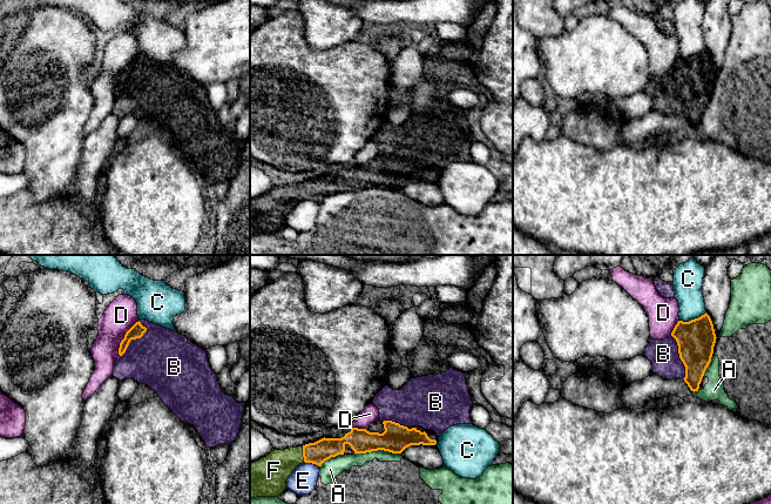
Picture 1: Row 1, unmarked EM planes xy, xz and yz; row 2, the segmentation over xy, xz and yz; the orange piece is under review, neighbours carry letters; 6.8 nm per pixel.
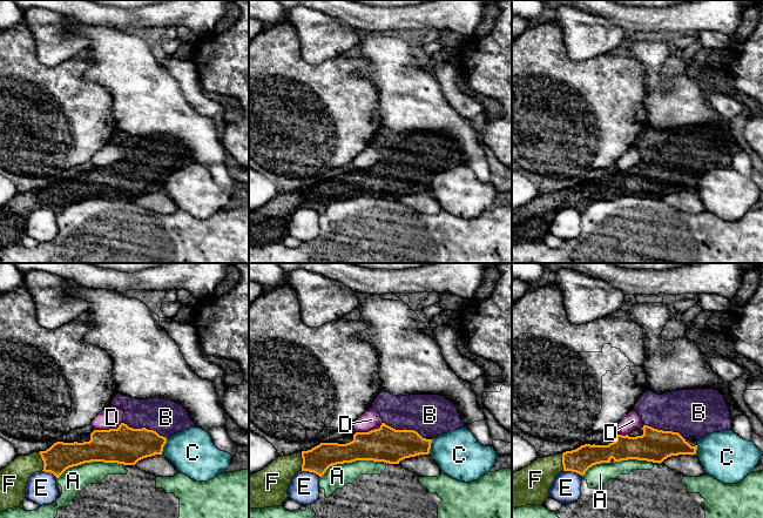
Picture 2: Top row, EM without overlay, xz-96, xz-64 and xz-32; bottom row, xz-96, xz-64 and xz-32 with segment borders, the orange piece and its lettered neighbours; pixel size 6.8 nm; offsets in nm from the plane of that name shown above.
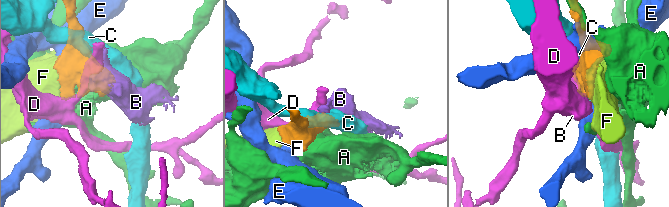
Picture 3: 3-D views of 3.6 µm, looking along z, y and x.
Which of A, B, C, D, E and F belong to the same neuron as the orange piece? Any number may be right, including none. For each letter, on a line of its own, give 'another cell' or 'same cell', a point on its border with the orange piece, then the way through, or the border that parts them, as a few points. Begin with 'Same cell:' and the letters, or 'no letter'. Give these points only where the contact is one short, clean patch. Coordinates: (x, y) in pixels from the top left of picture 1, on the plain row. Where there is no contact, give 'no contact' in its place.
Same cell: B, F
A: another cell | xz (377, 187)
B: same cell | xy (135, 75)
C: another cell | yz (692, 56)
D: another cell | xy (124, 74)
E: another cell | xz (312, 200)
F: same cell | xz (303, 192)

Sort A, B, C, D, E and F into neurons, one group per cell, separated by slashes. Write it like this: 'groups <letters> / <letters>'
groups A / B F / C / D / E

